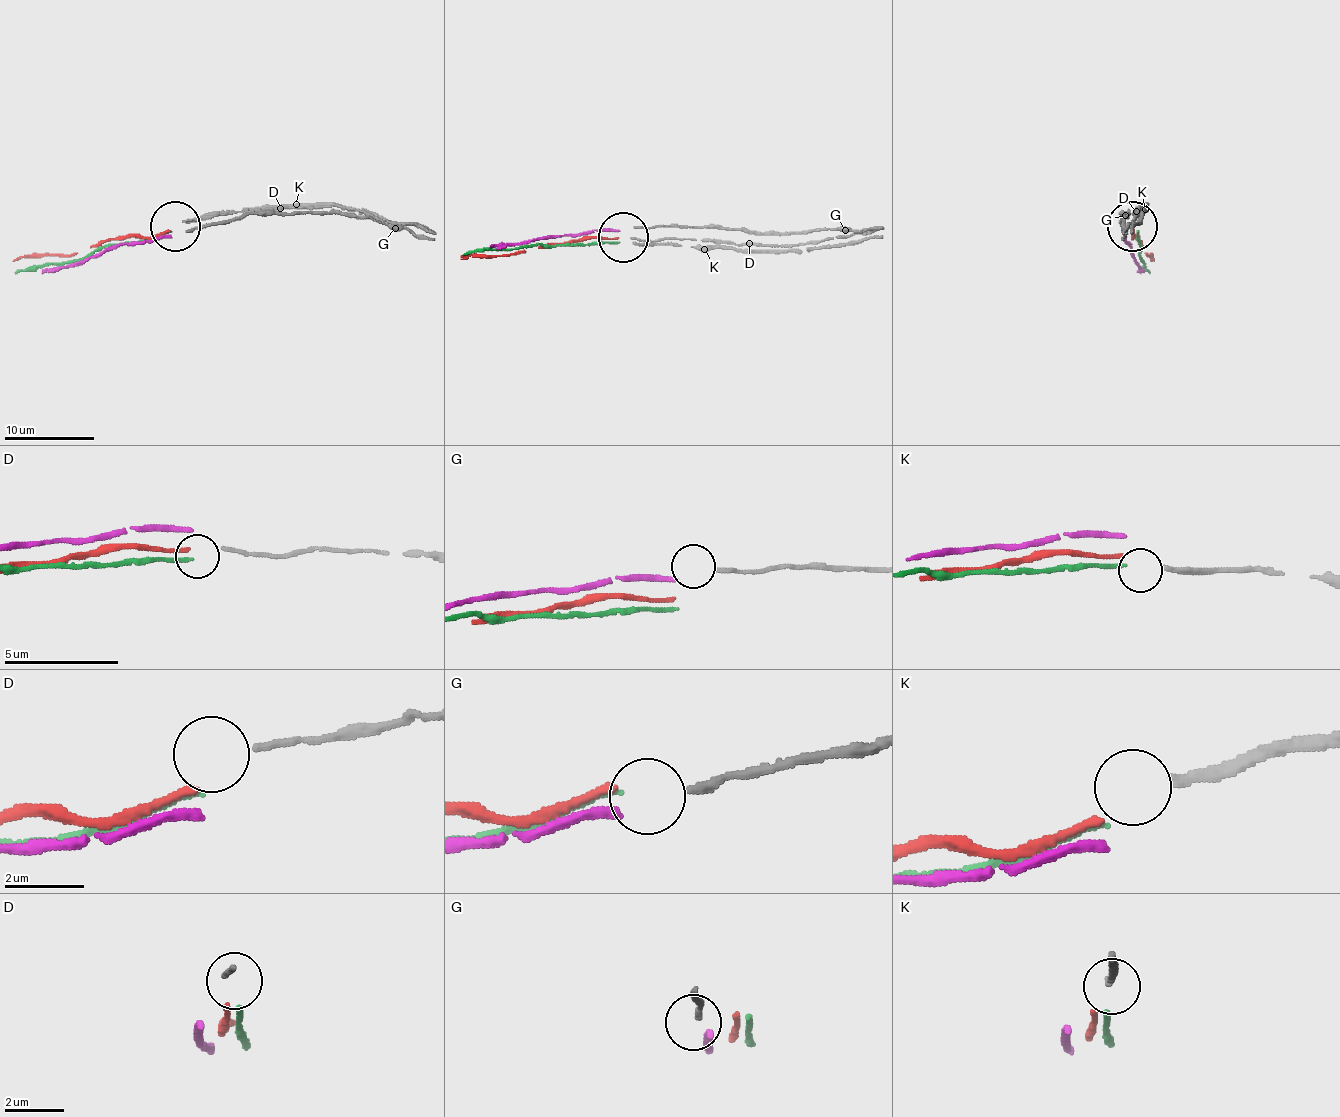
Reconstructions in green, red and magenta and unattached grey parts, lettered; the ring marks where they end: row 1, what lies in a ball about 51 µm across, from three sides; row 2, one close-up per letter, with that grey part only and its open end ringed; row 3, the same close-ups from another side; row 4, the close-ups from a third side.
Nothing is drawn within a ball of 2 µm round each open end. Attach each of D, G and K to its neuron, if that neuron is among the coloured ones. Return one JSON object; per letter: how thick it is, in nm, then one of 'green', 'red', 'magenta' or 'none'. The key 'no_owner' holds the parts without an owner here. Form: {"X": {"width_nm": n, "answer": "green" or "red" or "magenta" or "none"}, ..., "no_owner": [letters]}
{"D": {"width_nm": 160, "answer": "none"}, "G": {"width_nm": 200, "answer": "none"}, "K": {"width_nm": 240, "answer": "none"}, "no_owner": ["D", "G", "K"]}

